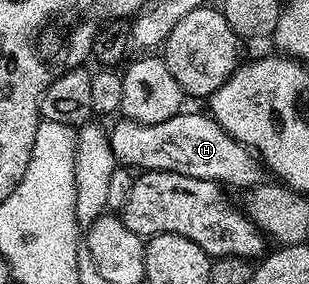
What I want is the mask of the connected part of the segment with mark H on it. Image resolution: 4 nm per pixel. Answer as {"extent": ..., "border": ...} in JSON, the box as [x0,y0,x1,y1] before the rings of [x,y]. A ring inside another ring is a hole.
{"extent":[107,111,258,187],"border":[[[181,111],[166,119],[166,123],[153,125],[120,119],[112,133],[107,134],[107,139],[117,162],[136,171],[174,171],[182,175],[209,177],[221,183],[233,181],[234,184],[245,187],[251,187],[258,181],[255,173],[258,161],[253,150],[241,141],[234,140],[218,122],[205,114],[203,117],[200,113]]]}

